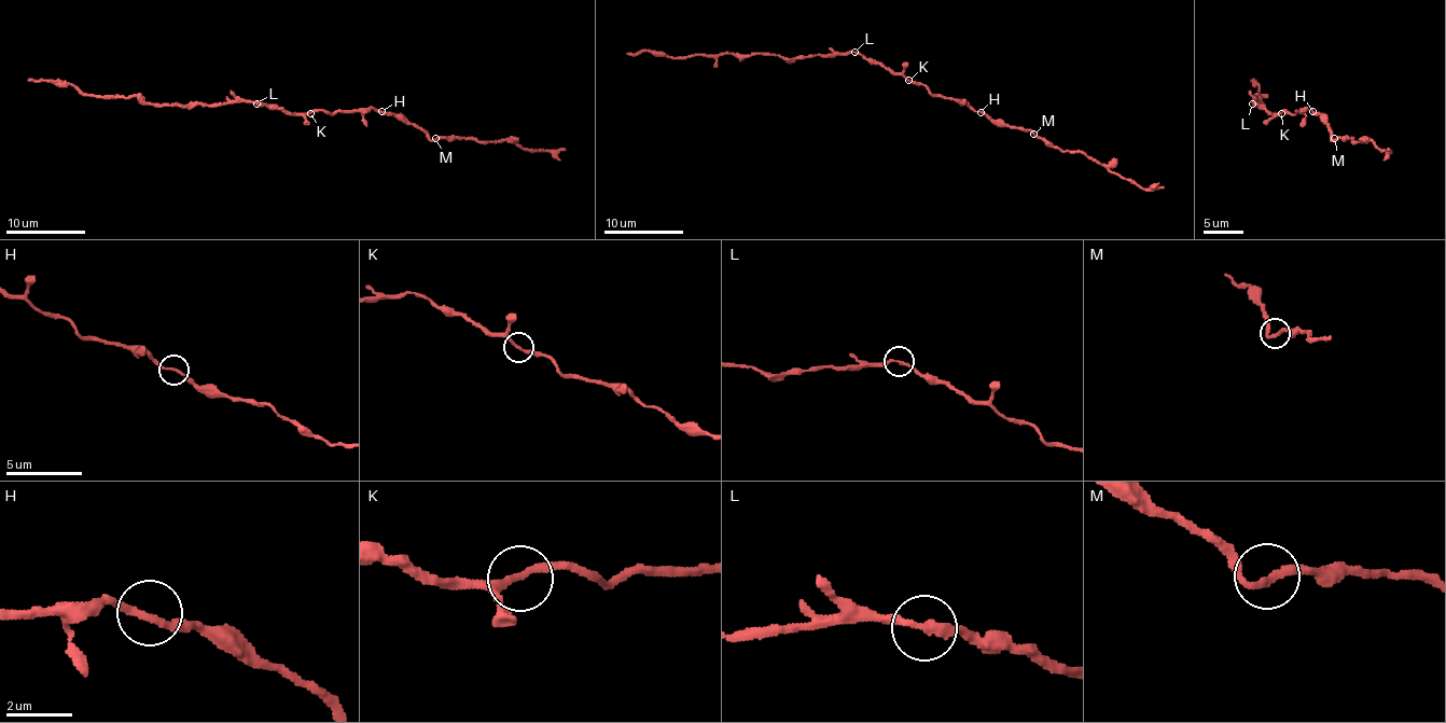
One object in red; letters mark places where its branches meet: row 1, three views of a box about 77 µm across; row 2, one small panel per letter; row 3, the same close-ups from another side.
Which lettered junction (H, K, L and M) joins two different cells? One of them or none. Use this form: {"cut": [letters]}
{"cut": []}

